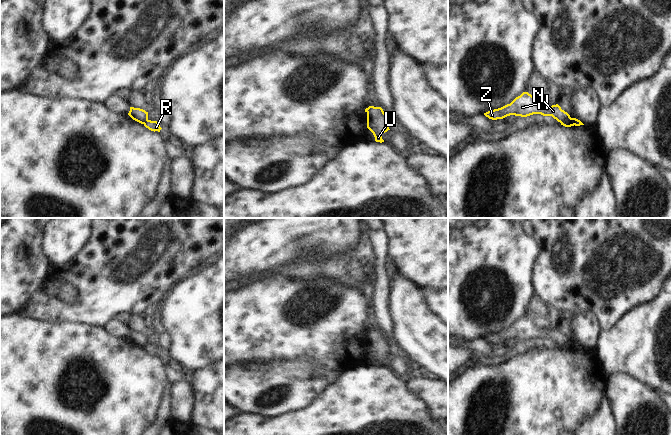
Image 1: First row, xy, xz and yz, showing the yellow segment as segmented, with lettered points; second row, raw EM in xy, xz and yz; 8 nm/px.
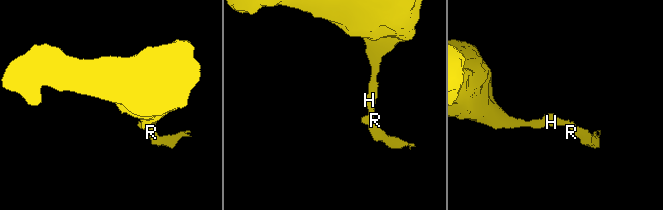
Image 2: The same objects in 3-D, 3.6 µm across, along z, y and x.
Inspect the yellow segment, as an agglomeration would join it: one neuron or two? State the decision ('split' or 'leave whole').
split

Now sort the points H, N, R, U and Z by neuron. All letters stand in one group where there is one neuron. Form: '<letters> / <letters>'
H N Z / R U

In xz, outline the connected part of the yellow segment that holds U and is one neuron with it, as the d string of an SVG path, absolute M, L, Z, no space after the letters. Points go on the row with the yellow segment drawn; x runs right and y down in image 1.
M369 106L367 110L367 128L373 133L376 142L384 142L382 134L389 129L390 121L381 107Z

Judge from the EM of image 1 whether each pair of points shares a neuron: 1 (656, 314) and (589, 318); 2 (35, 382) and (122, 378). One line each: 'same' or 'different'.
1: different
2: same

